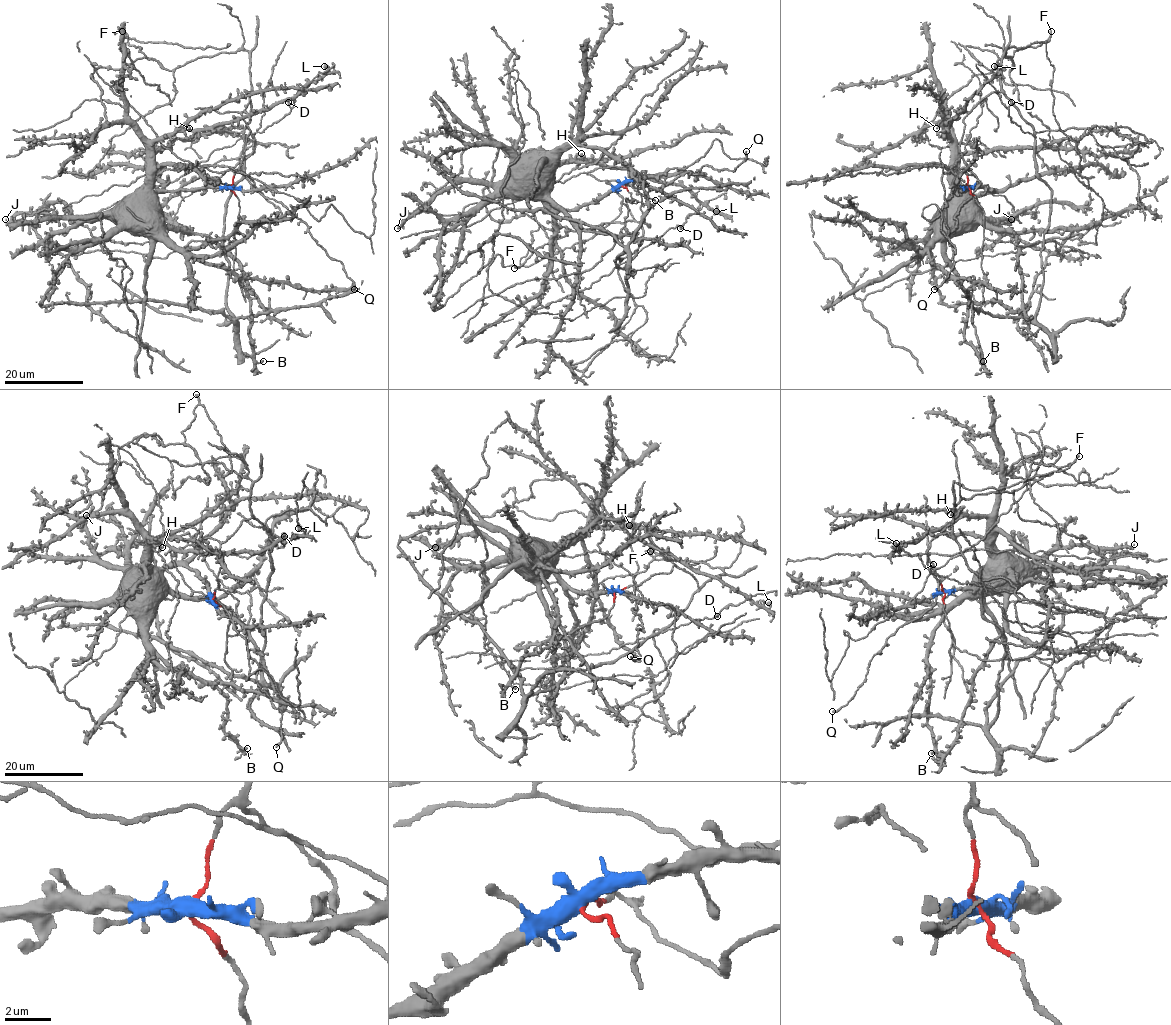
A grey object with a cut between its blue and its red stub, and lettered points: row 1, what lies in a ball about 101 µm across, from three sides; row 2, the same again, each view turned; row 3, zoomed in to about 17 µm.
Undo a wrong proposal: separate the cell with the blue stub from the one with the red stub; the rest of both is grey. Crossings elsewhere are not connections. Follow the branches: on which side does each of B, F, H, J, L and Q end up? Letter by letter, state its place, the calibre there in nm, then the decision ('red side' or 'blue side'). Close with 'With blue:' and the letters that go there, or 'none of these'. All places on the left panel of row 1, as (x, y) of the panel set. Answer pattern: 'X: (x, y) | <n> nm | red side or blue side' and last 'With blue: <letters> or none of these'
B: (263, 361) | 320 nm | blue side
F: (122, 31) | 320 nm | red side
H: (189, 128) | 200 nm | blue side
J: (5, 219) | 90 nm | blue side
L: (324, 66) | 440 nm | blue side
Q: (354, 289) | 280 nm | red side
With blue: B, H, J, L

